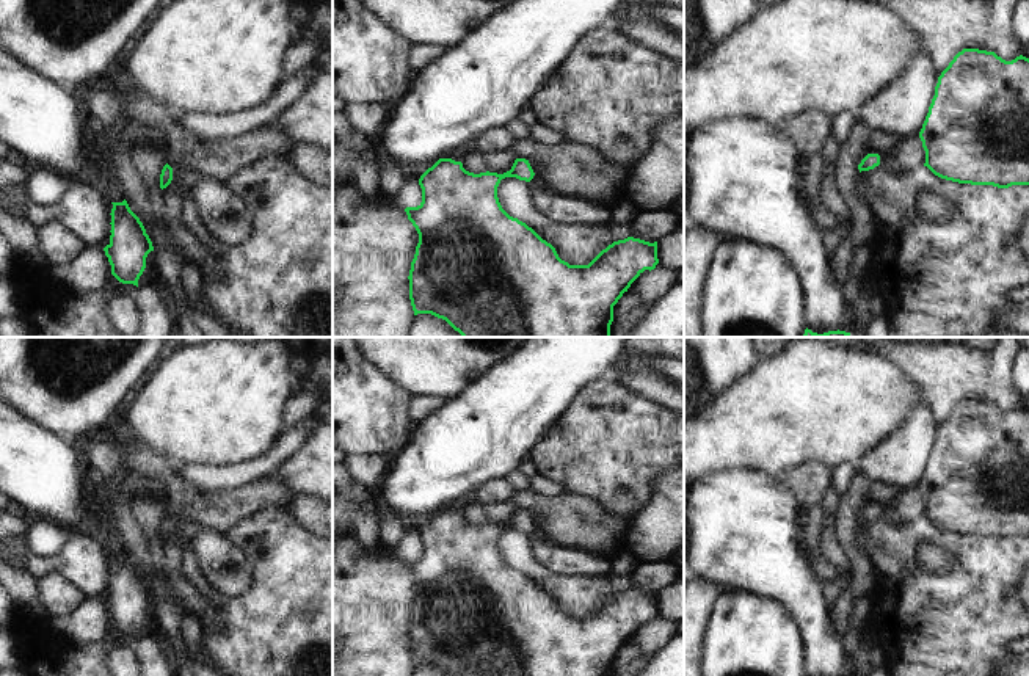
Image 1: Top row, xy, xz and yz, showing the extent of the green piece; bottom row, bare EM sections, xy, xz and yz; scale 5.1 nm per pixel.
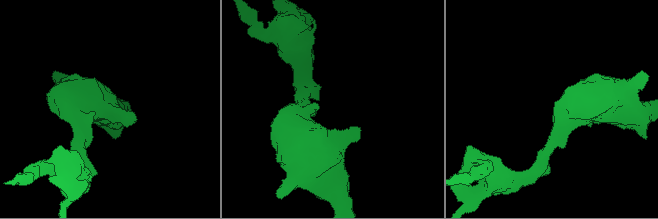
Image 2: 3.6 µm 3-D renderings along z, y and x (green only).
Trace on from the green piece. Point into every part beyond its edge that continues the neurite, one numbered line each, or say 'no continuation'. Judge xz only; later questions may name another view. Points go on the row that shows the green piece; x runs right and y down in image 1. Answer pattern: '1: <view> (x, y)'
no continuation

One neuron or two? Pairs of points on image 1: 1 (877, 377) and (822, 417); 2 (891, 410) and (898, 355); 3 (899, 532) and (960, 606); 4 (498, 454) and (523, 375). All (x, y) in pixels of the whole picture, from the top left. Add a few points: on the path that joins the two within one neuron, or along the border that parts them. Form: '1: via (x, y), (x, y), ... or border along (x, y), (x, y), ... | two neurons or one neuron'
1: via (863, 391), (855, 399), (836, 403) | one neuron
2: border along (876, 353), (894, 363), (923, 391) | two neurons
3: via (901, 554), (901, 563), (938, 601) | one neuron
4: via (498, 435), (498, 421), (523, 394) | one neuron

